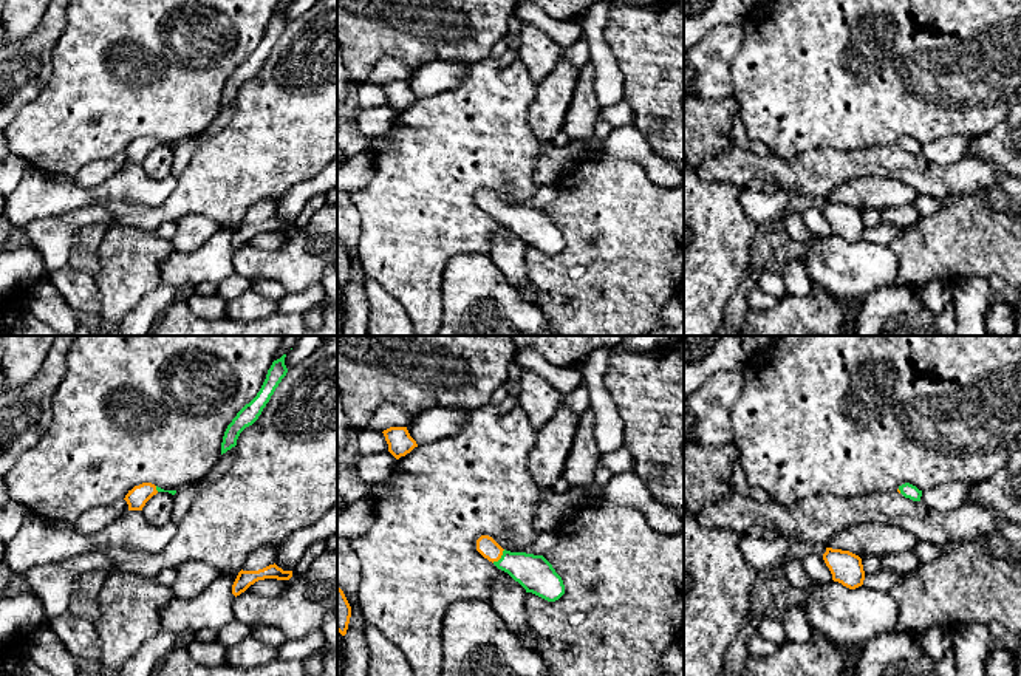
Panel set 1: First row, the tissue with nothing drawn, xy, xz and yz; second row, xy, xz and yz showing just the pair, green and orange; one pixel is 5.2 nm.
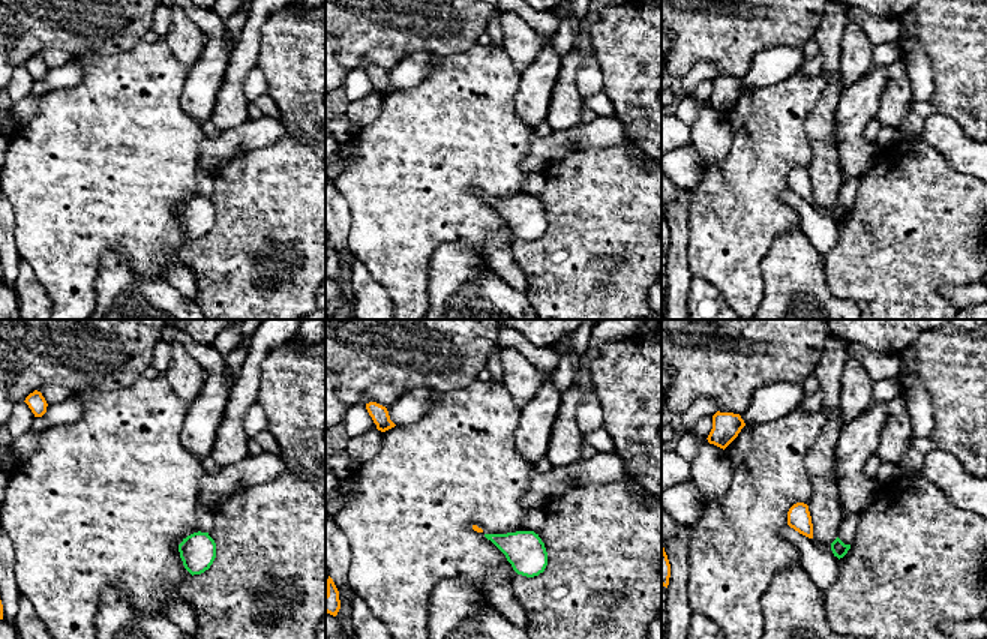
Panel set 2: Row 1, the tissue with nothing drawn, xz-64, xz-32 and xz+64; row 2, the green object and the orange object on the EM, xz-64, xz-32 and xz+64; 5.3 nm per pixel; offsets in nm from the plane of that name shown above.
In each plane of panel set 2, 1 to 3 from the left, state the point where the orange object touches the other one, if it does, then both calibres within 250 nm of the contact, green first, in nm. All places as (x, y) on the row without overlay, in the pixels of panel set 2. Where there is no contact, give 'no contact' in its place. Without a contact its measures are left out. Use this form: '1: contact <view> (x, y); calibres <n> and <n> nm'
1: no contact
2: no contact
3: no contact

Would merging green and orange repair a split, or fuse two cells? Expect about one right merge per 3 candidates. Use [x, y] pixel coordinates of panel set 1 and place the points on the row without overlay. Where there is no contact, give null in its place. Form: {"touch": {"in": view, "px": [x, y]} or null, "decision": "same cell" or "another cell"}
{"touch": {"in": "xz", "px": [501, 211]}, "decision": "same cell"}

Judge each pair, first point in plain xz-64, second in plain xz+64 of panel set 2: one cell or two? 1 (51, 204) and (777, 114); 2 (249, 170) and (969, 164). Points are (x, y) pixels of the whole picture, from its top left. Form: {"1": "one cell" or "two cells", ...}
{"1": "one cell", "2": "two cells"}

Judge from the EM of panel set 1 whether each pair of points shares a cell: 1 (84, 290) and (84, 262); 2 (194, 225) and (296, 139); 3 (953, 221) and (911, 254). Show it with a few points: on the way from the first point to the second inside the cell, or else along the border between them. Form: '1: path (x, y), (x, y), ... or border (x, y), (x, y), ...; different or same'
1: border (68, 265), (87, 273), (93, 279); different
2: border (175, 221), (189, 214), (203, 214), (220, 226); different
3: path (942, 232), (922, 252); same

